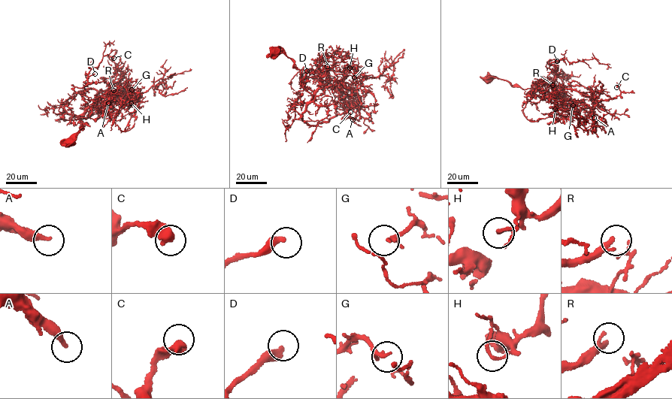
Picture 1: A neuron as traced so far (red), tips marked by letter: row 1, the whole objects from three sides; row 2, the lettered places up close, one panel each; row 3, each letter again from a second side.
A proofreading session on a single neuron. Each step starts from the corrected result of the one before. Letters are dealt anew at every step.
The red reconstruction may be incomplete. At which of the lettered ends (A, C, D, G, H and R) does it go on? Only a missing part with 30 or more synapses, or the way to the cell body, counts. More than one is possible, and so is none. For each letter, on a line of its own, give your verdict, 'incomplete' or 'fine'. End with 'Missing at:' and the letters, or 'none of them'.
A: fine
C: fine
D: incomplete
G: fine
H: fine
R: incomplete
Missing at: D, R

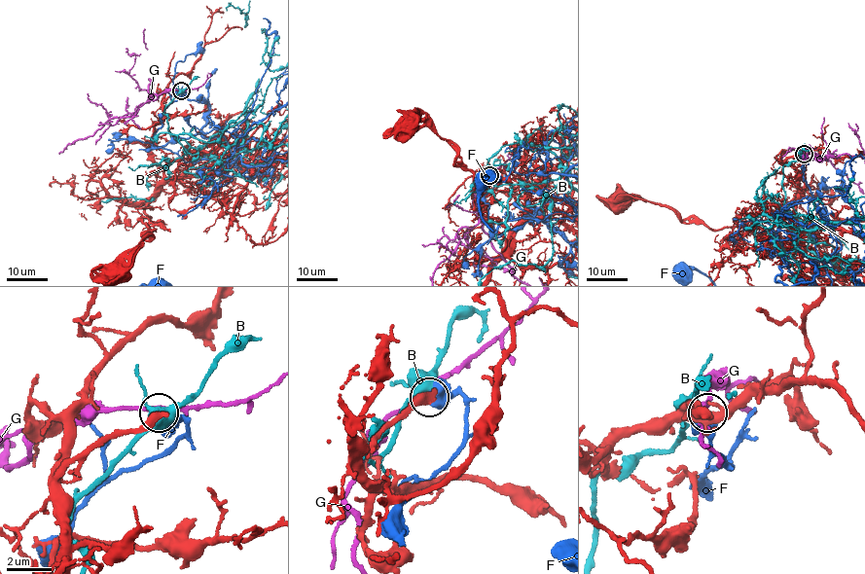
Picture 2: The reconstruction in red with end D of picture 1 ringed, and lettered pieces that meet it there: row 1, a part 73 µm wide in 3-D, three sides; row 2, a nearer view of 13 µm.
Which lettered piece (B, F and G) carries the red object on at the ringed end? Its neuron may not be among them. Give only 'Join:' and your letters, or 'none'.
Join: none

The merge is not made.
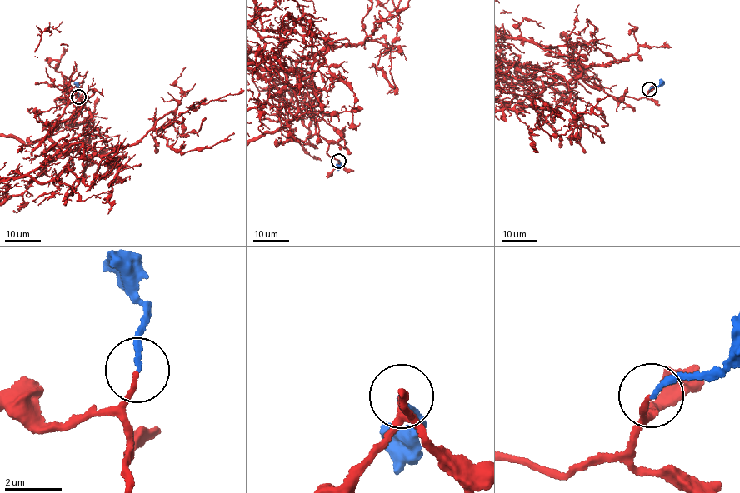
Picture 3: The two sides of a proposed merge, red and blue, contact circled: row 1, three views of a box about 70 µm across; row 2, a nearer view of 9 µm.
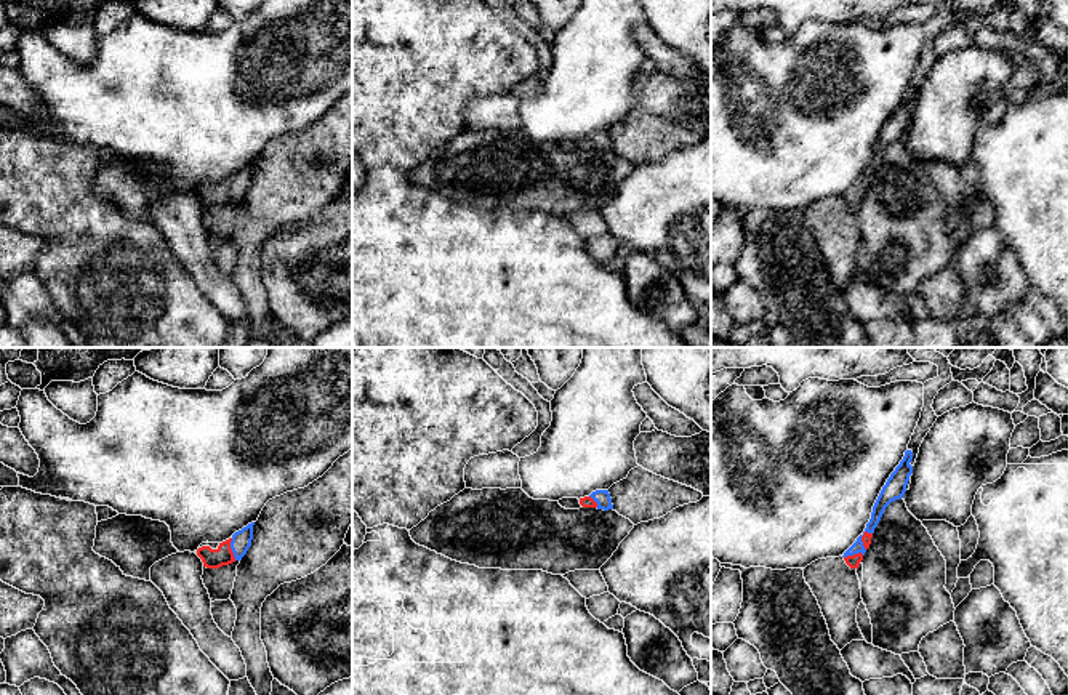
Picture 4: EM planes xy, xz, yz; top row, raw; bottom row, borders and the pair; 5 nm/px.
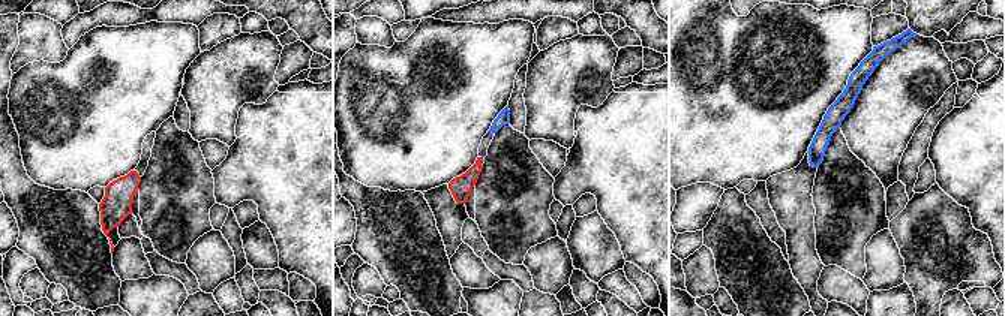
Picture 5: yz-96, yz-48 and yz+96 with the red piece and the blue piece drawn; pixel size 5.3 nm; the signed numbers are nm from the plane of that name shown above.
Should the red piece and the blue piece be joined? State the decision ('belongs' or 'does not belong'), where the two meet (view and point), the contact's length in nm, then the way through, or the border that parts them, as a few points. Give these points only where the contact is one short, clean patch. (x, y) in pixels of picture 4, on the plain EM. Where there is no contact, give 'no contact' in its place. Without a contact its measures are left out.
belongs; meets red in xy at (231, 191); contact 110 nm long; runs through xy (223, 197), (231, 191), (240, 183)

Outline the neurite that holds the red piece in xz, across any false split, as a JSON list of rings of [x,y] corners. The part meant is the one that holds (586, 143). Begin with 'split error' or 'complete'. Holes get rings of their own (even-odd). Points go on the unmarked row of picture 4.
split error | [[[596,131],[589,138],[580,139],[583,149],[613,151],[608,131]]]

